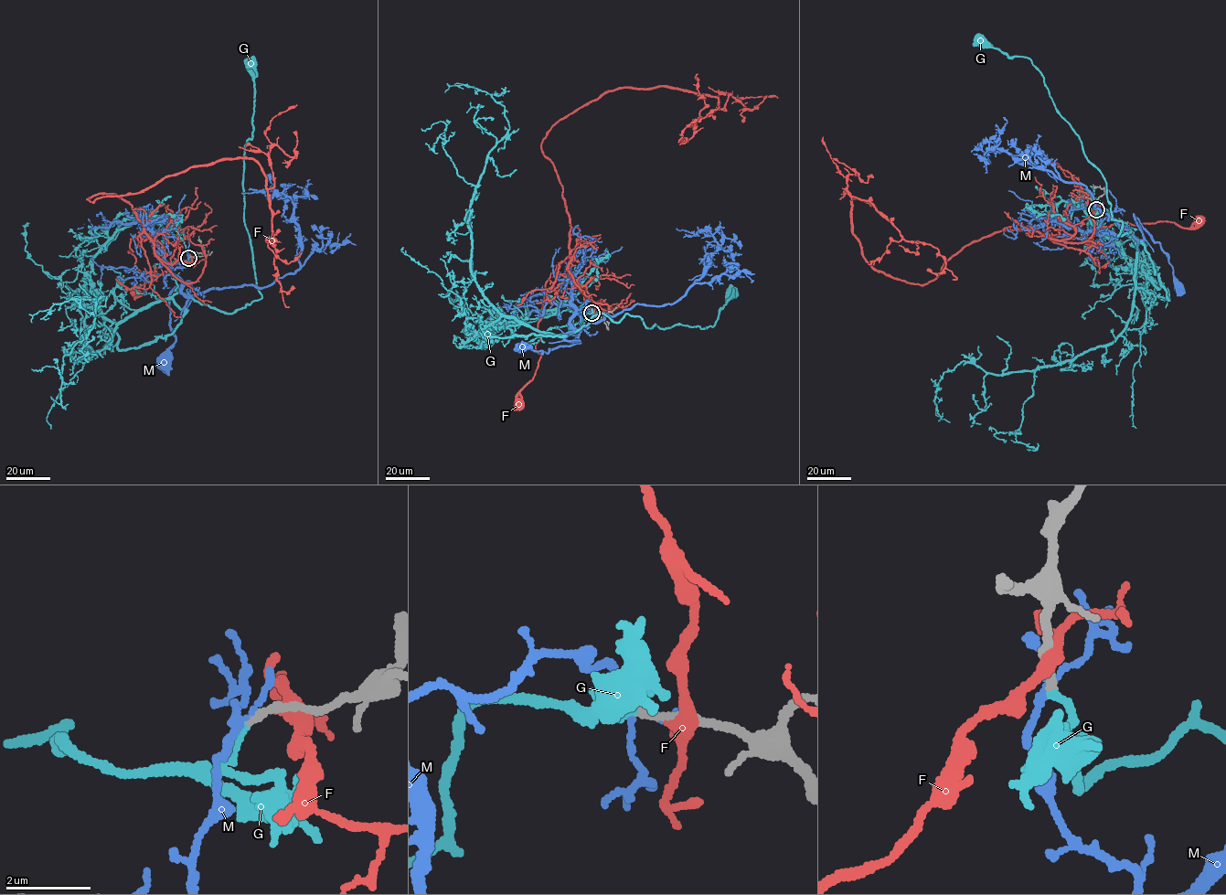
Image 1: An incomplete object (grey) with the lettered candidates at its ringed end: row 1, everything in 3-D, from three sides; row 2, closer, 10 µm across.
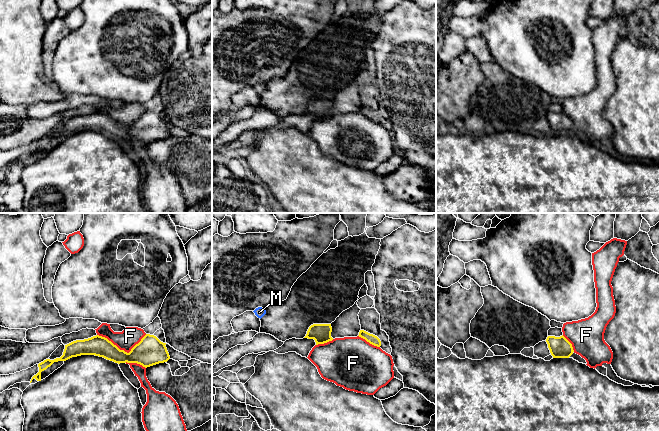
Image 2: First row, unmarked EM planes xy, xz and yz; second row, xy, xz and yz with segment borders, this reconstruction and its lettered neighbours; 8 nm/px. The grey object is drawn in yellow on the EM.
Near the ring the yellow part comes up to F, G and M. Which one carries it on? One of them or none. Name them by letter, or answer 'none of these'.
G

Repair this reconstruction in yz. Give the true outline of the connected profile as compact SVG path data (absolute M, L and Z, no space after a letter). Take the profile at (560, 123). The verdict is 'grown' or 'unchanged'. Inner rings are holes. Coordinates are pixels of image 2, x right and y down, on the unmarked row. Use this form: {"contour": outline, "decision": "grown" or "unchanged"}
{"contour": "M563 111L548 112L546 118L553 134L569 134L574 128L572 120Z", "decision": "unchanged"}

